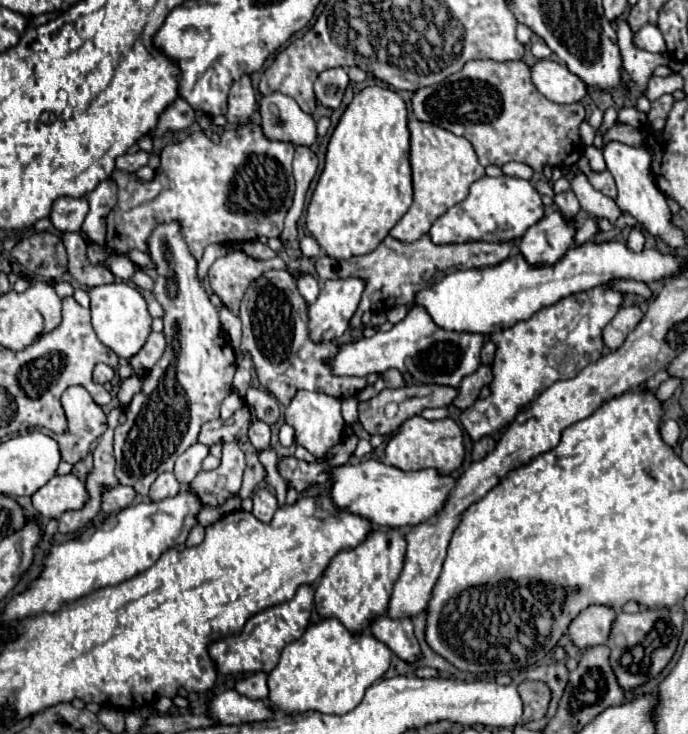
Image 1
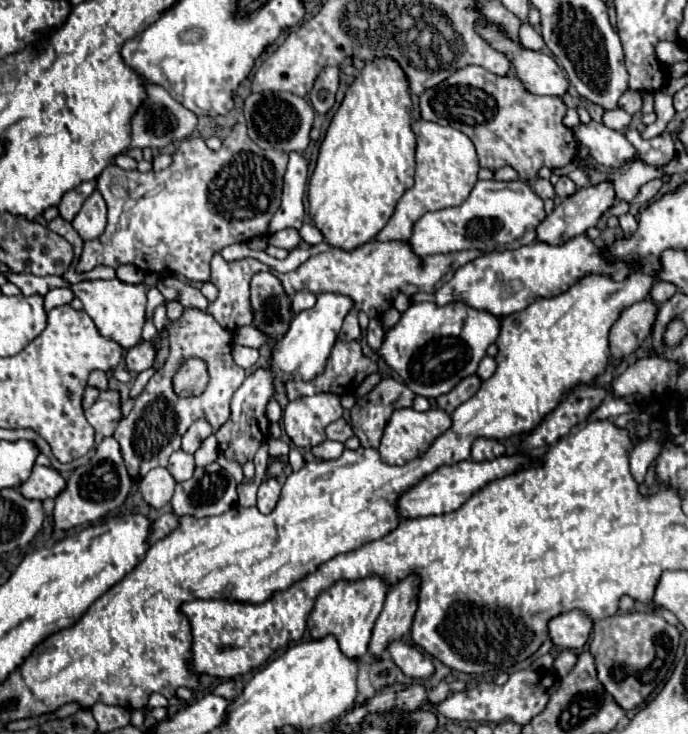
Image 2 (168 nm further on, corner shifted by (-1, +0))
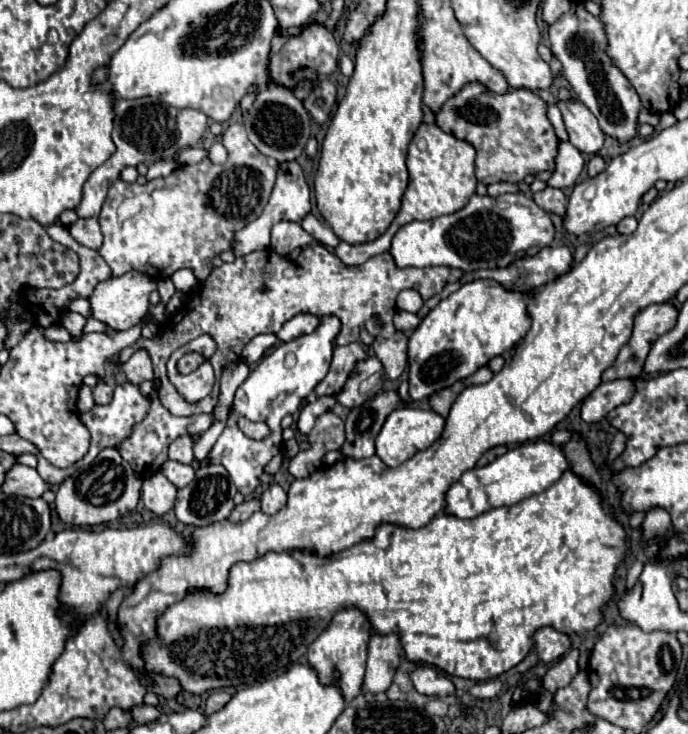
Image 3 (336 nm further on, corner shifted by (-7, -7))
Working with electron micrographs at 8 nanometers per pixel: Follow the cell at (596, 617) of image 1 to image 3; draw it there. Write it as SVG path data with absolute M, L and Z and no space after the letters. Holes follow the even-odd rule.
M542 627L532 635L534 647L532 651L538 655L540 661L552 663L560 659L568 649L570 649L570 637L558 631L552 631L552 627Z

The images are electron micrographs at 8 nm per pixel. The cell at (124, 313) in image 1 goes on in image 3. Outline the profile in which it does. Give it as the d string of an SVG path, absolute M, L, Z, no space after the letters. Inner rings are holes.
M128 271L122 277L110 277L102 283L98 283L98 287L94 289L94 293L90 297L92 317L98 321L104 321L106 325L110 325L116 331L132 329L148 313L148 309L150 309L148 295L154 289L156 289L156 281L144 273L138 273L138 271Z

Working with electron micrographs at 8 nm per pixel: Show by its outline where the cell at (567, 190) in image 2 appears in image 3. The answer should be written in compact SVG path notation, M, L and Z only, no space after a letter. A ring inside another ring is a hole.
M560 141L558 143L558 155L554 159L556 169L552 173L552 177L546 181L548 187L572 187L584 169L584 159L580 155L580 151L576 147L572 147L572 143Z

